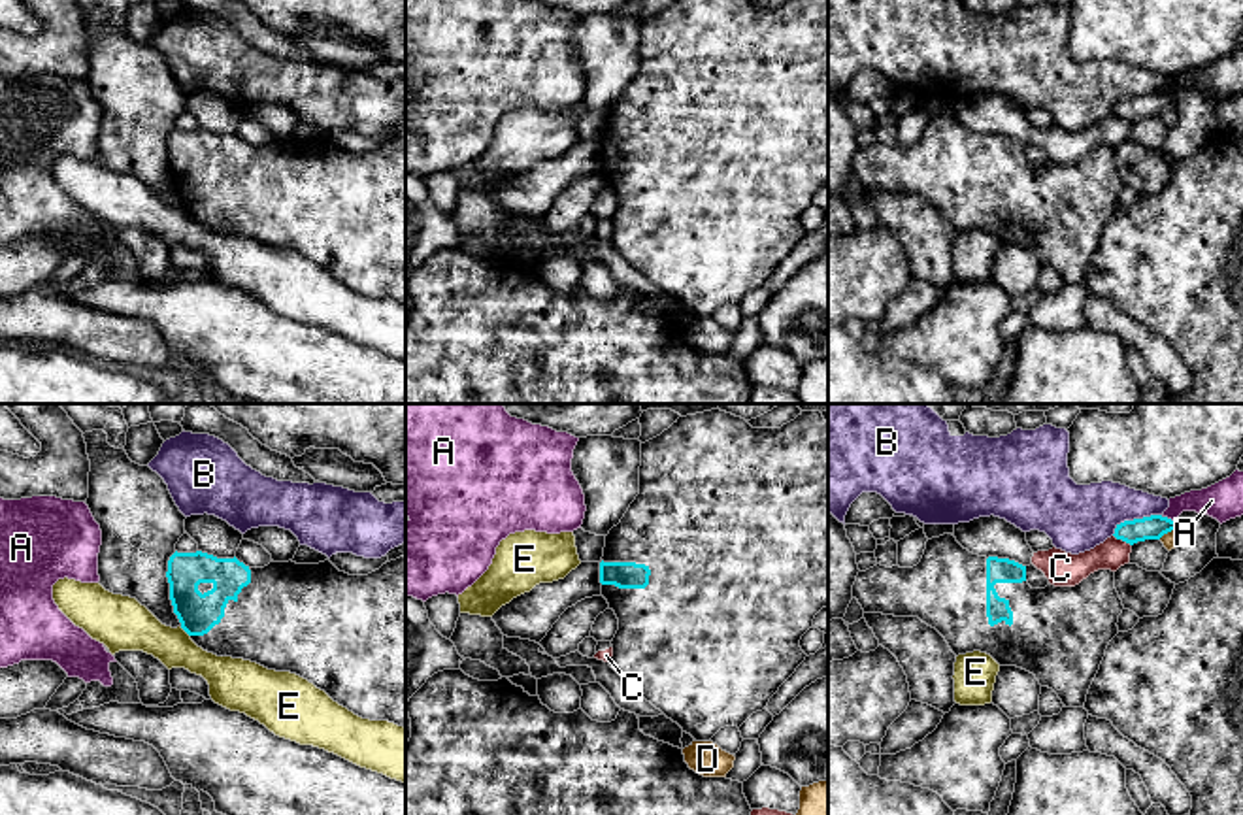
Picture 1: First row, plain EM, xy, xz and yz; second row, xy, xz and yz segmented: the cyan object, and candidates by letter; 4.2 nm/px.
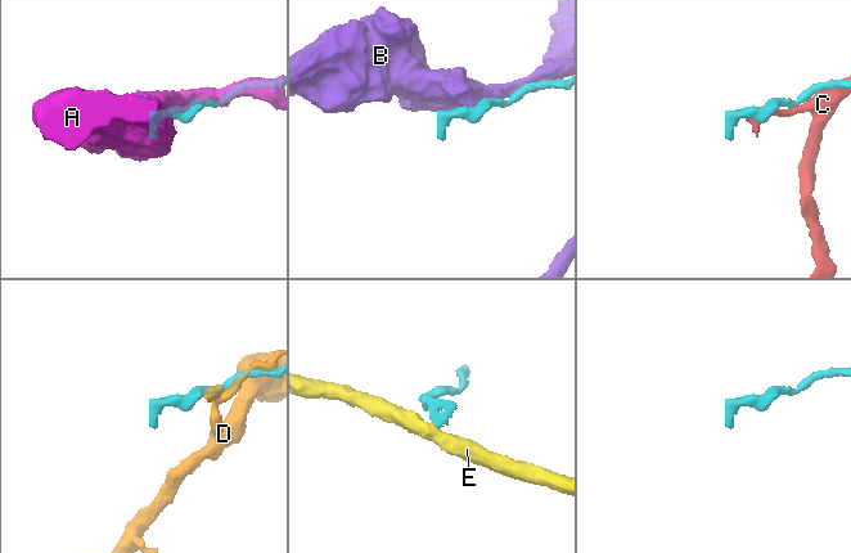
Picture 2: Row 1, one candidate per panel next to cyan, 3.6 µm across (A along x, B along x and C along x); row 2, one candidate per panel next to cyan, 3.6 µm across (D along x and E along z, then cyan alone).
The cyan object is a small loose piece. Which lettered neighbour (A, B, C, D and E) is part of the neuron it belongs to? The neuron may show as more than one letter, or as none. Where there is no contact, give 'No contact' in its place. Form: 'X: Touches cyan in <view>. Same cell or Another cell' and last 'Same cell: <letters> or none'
A: Touches cyan in yz. Another cell
B: Touches cyan in yz. Another cell
C: Touches cyan in yz. Another cell
D: Touches cyan in yz. Another cell
E: Touches cyan in xy. Another cell
Same cell: none

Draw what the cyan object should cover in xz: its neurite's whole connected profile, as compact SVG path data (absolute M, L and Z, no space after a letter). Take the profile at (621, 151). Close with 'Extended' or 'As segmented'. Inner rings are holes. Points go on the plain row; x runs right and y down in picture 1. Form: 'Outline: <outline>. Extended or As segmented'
Outline: M673 0L641 21L639 72L605 113L600 140L602 174L619 196L609 243L647 279L677 300L696 319L711 319L724 304L741 304L766 287L770 275L805 238L802 213L815 192L828 185L828 0L787 0L781 6L753 6L749 0Z. Extended

